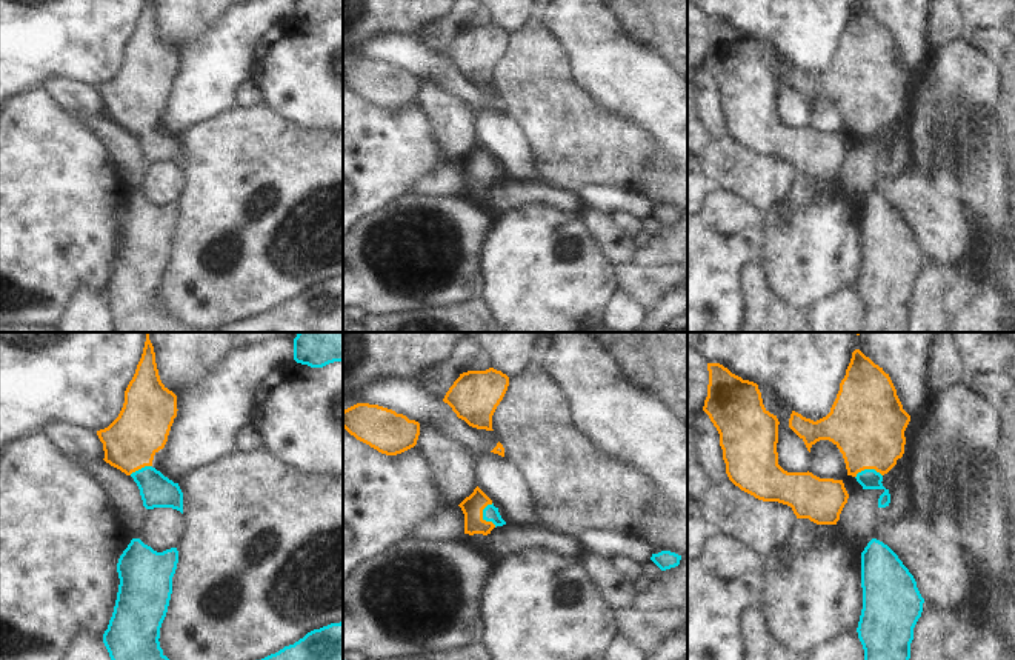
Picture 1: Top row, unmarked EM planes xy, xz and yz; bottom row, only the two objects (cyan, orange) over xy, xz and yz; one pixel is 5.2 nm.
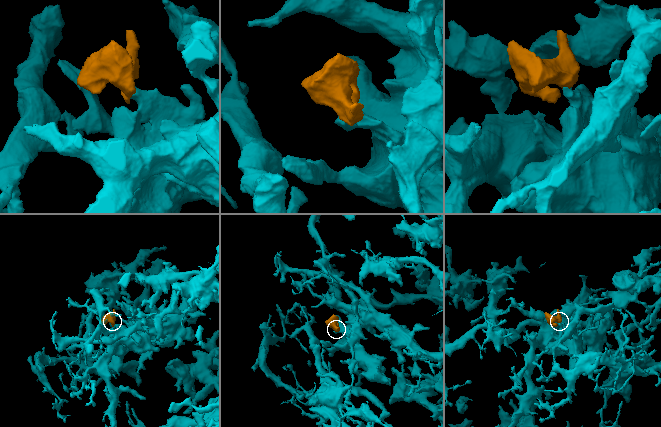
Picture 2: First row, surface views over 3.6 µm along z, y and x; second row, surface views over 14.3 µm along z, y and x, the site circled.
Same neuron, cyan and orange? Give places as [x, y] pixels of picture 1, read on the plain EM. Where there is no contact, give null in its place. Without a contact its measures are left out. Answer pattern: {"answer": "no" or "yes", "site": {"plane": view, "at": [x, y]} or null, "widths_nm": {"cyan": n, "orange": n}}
{"answer": "yes", "site": {"plane": "xz", "at": [483, 173]}, "widths_nm": {"cyan": 80, "orange": 120}}

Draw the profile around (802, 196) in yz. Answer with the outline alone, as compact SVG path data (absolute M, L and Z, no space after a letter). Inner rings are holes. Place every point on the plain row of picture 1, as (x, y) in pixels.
M797 174L789 203L795 212L807 209L814 203L818 180L809 174Z

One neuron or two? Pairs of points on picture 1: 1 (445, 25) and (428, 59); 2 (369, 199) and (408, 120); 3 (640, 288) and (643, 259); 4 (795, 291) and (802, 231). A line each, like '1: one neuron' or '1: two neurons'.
1: two neurons
2: one neuron
3: two neurons
4: one neuron

